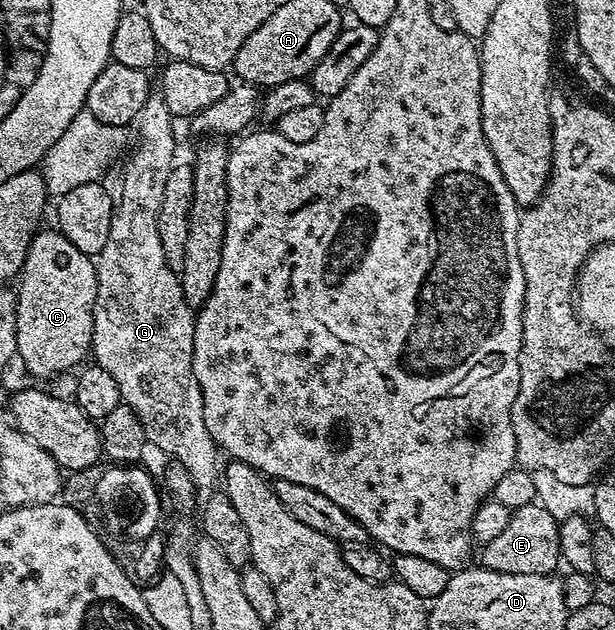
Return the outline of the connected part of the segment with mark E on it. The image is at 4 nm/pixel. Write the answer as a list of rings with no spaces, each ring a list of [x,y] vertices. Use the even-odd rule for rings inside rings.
[[[538,502],[528,504],[510,511],[507,527],[493,539],[487,542],[479,552],[480,563],[484,567],[490,568],[492,572],[502,572],[503,574],[543,574],[548,576],[556,573],[562,563],[561,551],[559,550],[559,521],[545,510]]]

